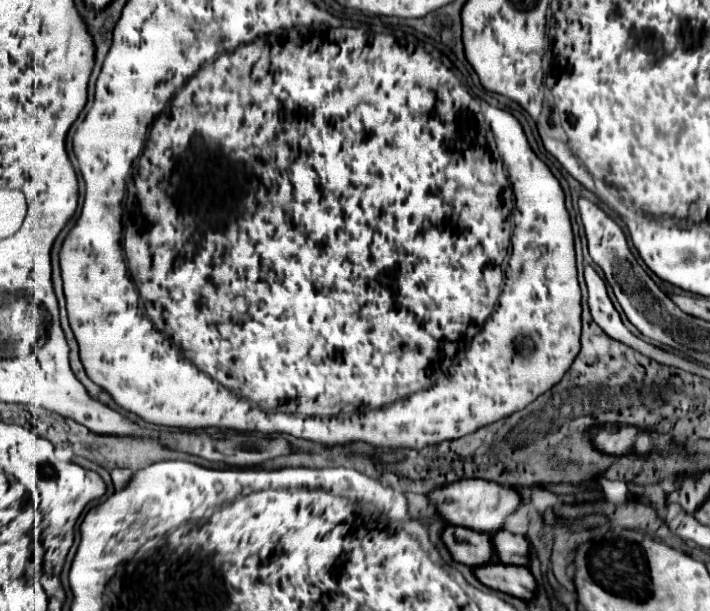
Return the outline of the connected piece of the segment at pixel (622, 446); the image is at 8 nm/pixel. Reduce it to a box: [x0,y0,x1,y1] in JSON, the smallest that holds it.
[592,428,640,456]

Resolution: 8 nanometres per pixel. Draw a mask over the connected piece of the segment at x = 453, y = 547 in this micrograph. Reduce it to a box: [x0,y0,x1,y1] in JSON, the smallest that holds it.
[442,524,494,568]

